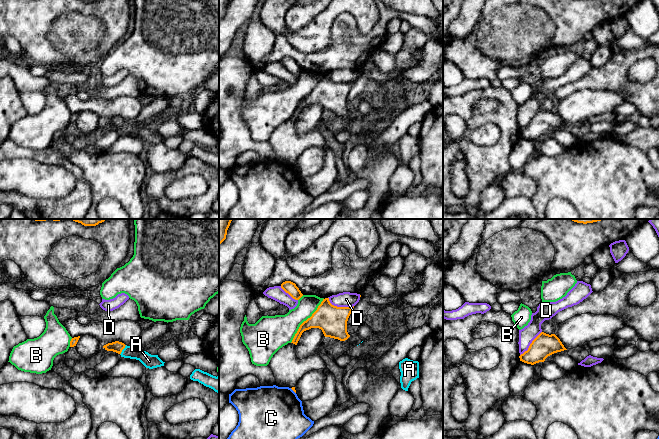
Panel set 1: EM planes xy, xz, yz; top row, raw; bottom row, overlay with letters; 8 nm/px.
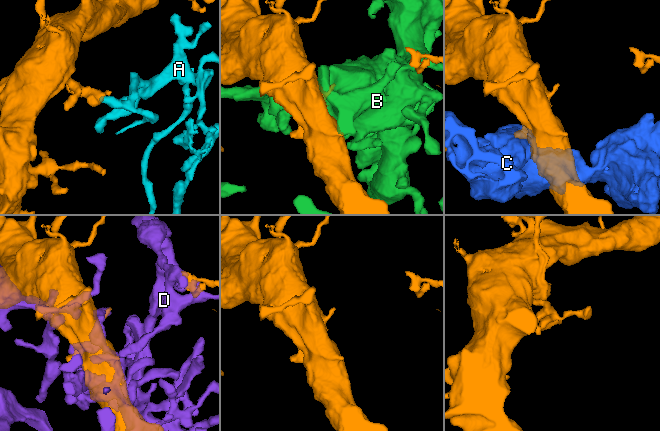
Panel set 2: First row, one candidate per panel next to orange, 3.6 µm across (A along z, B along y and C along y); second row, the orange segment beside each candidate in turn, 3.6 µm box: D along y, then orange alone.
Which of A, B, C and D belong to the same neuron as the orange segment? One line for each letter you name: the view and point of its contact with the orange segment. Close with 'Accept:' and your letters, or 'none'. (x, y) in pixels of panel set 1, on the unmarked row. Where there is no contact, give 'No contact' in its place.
A: Touches orange at xy (122, 125)
Accept: A

